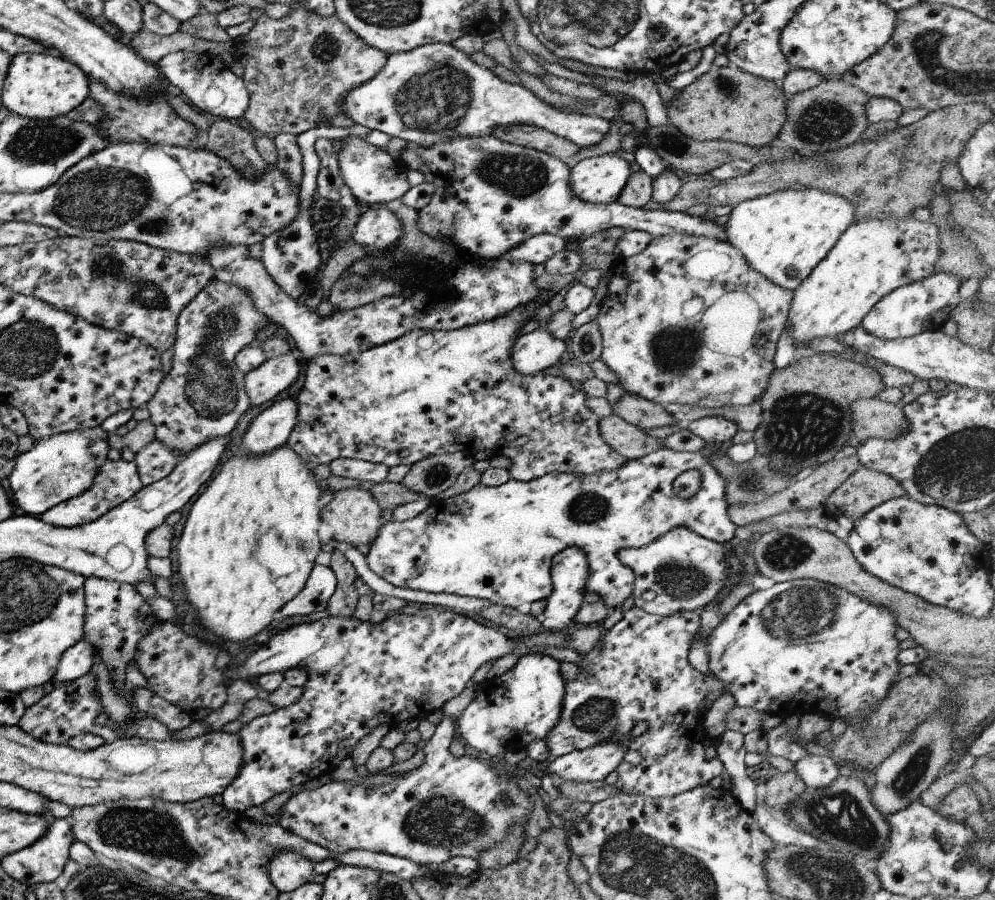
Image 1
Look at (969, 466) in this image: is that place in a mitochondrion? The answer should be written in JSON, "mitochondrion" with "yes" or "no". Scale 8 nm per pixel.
{"mitochondrion":"yes"}

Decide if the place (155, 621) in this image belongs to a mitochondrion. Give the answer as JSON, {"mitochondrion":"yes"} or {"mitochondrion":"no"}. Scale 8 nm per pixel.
{"mitochondrion":"no"}

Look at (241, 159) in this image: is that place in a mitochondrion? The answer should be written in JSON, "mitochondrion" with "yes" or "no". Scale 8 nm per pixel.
{"mitochondrion":"yes"}

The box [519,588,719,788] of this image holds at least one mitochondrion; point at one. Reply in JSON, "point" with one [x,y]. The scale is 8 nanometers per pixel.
{"point":[595,715]}

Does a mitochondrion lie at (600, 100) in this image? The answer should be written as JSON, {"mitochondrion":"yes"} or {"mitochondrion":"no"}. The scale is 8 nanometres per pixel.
{"mitochondrion":"no"}

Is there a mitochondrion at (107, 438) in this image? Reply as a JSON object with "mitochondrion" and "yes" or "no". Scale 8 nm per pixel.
{"mitochondrion":"no"}

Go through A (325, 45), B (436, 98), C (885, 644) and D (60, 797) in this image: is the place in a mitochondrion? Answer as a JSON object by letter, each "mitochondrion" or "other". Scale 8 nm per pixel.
{"A":"mitochondrion","B":"mitochondrion","C":"other","D":"other"}

